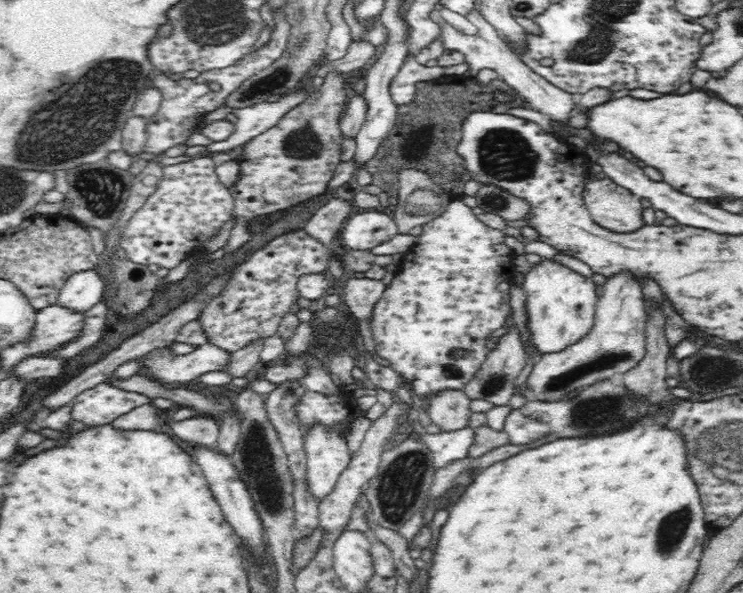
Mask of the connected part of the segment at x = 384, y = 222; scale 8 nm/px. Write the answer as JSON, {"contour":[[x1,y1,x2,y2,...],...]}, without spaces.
{"contour":[[377,209,355,211,341,234,348,249,370,251,374,246,392,240,399,232,390,211]]}

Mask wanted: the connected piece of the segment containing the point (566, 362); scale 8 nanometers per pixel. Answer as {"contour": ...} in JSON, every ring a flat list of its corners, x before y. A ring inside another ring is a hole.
{"contour":[[628,268,618,269,605,277,602,292,594,303,592,326,588,332,562,350,536,357,527,379,531,398,550,403,560,401,576,386,587,387,607,379,611,374,625,373,642,358,645,306,641,281]]}

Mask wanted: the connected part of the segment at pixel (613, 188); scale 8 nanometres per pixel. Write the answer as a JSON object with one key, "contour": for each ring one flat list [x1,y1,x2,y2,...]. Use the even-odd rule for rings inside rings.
{"contour":[[598,178,584,183,581,199,590,218,605,229,632,232,642,227,640,198,611,178]]}

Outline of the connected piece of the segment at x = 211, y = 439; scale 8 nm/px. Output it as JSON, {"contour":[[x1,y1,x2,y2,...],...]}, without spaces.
{"contour":[[192,416,188,419,171,422,170,436,178,438,183,444,190,444,194,448,213,449,215,447,219,424,212,418]]}

